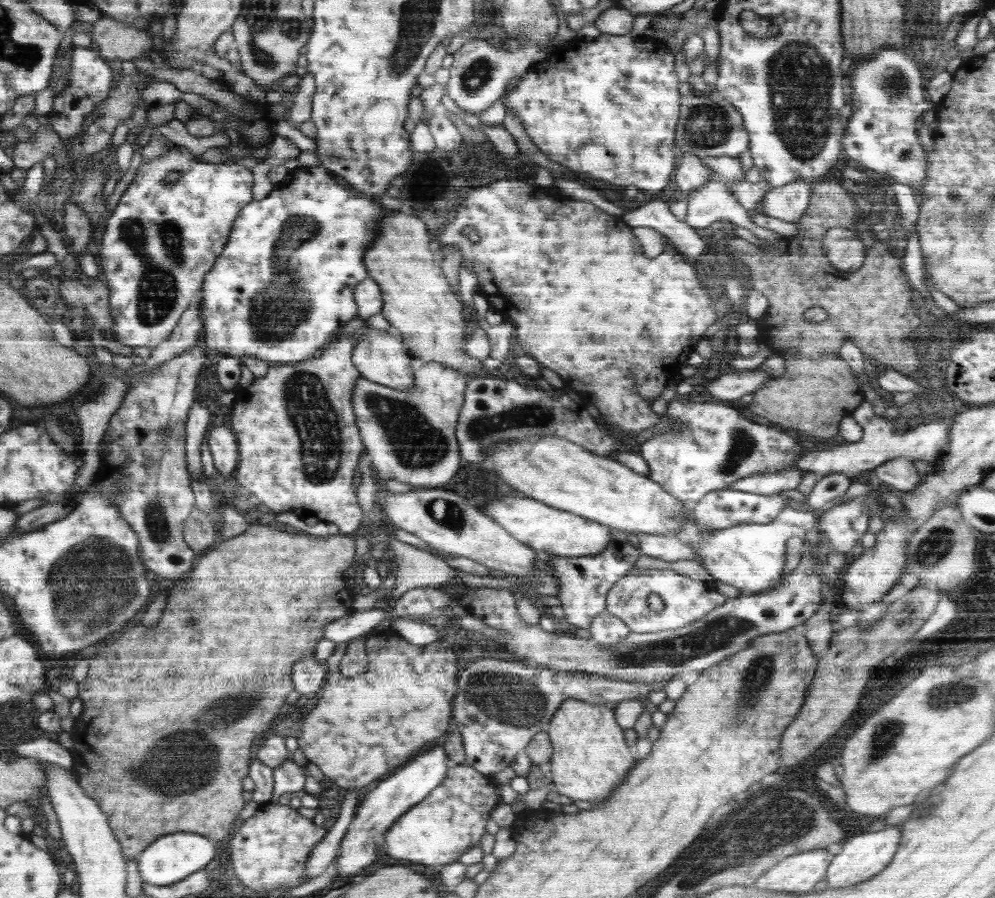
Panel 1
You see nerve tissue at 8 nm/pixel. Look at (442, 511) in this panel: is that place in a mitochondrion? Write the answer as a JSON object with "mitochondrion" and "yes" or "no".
{"mitochondrion":"yes"}

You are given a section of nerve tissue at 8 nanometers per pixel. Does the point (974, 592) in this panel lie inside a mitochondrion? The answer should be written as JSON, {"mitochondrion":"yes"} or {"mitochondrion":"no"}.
{"mitochondrion":"no"}

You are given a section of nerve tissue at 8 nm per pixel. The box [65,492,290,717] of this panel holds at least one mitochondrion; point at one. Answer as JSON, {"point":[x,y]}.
{"point":[158,528]}

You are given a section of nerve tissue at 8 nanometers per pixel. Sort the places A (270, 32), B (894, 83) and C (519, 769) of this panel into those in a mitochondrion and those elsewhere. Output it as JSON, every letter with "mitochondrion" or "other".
{"A":"mitochondrion","B":"mitochondrion","C":"other"}

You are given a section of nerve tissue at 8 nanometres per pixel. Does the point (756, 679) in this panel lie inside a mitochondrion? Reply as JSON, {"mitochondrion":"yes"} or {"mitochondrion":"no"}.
{"mitochondrion":"yes"}

